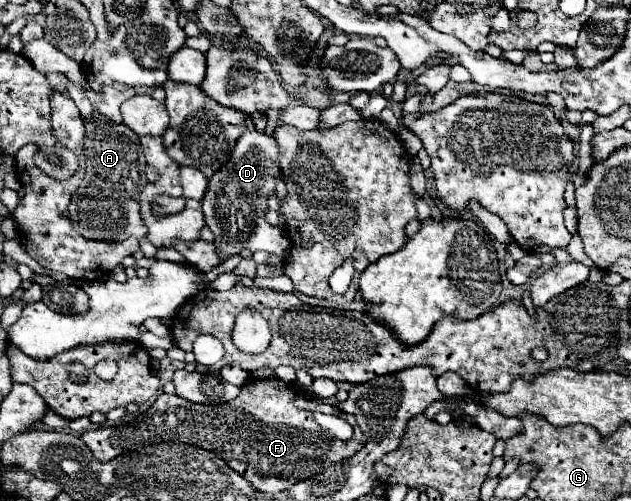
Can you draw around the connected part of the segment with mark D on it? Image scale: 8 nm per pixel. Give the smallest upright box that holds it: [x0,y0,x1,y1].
[202,130,290,258]

